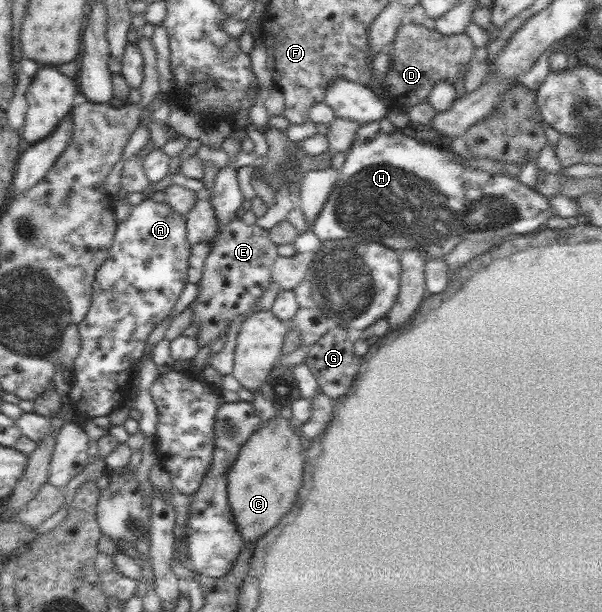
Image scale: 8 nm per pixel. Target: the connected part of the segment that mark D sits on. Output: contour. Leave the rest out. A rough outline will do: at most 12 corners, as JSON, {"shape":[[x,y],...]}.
{"shape":[[404,21],[390,46],[385,103],[407,111],[454,83],[475,49]]}

